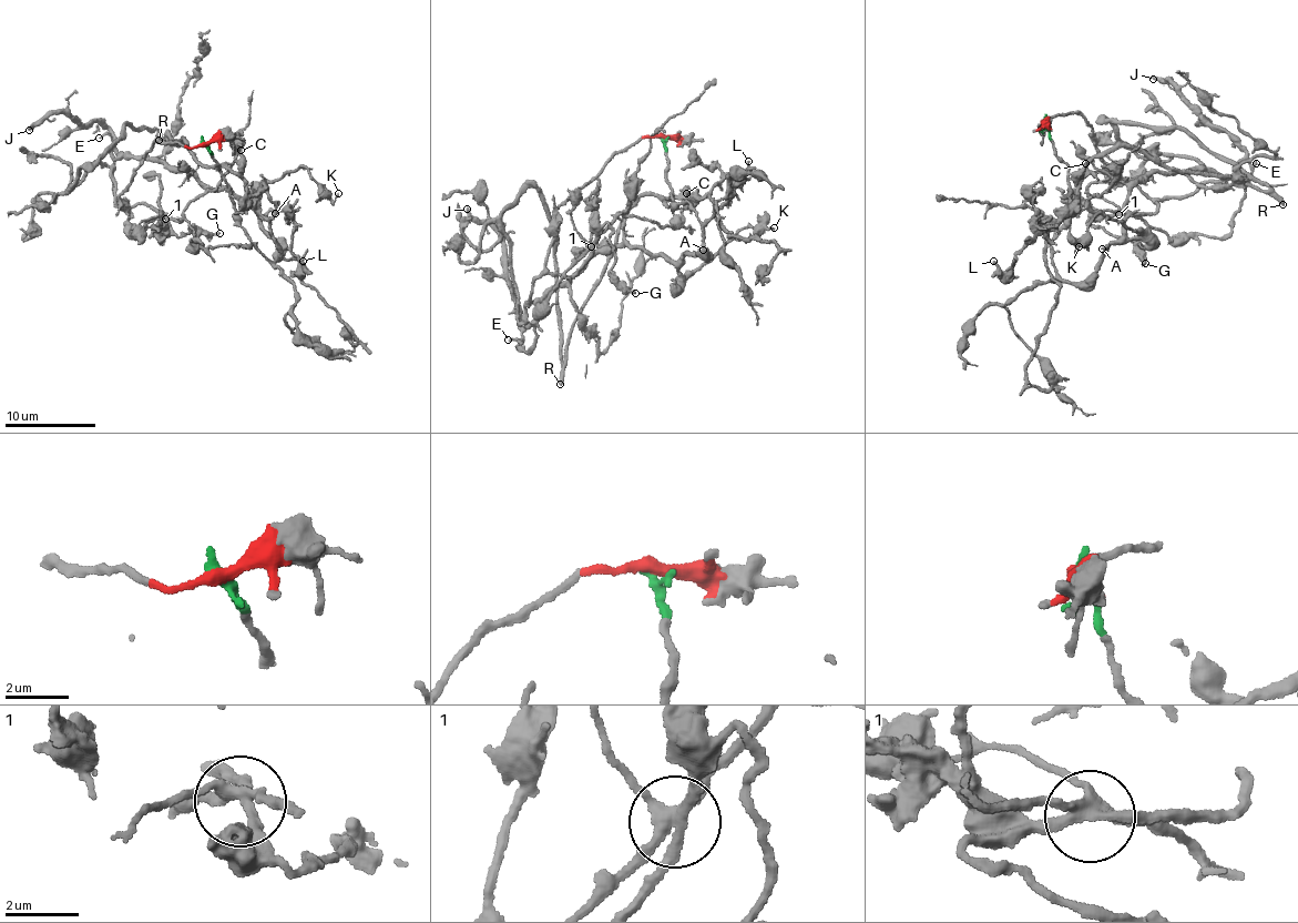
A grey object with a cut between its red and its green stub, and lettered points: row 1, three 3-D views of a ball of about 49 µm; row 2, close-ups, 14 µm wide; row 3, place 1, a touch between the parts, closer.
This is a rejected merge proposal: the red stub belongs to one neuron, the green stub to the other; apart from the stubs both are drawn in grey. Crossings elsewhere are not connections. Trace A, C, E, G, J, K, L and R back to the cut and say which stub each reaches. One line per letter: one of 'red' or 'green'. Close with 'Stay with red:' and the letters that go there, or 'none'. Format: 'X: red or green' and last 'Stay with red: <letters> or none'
A: green
C: red
E: green
G: red
J: green
K: green
L: red
R: red
Stay with red: C, G, L, R

